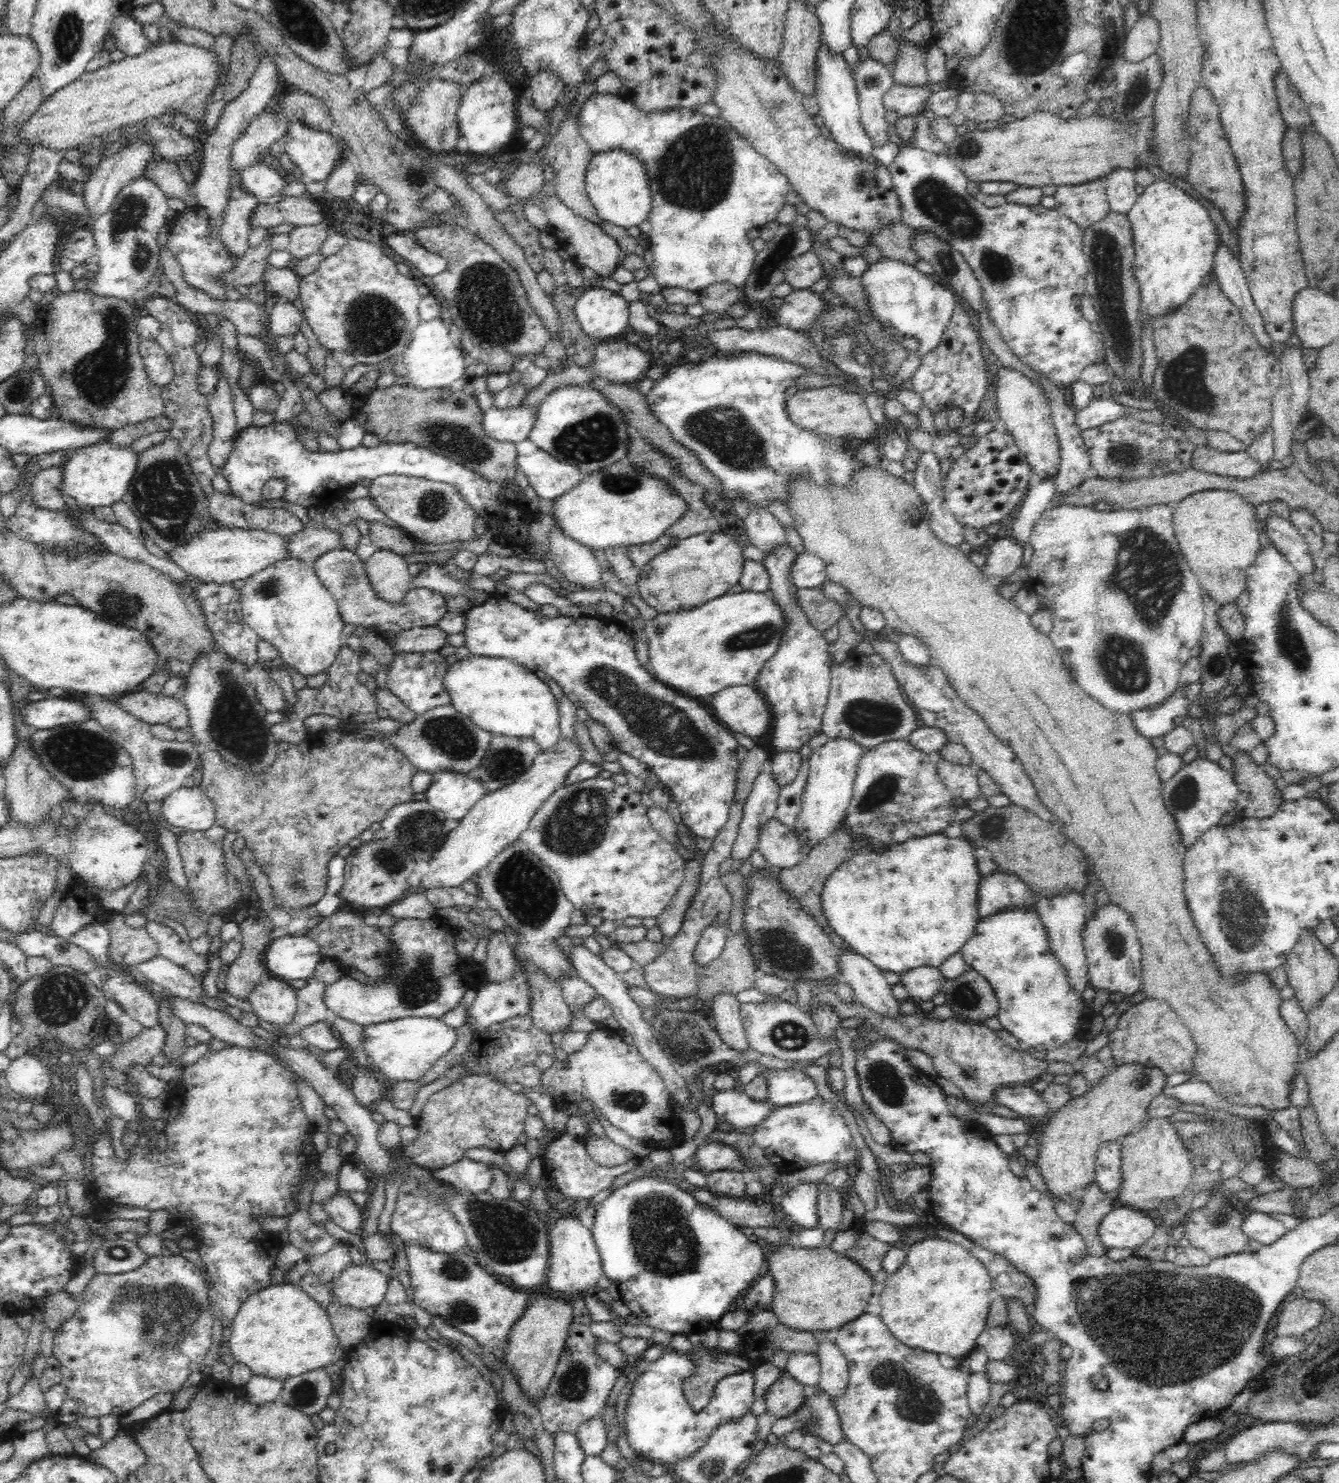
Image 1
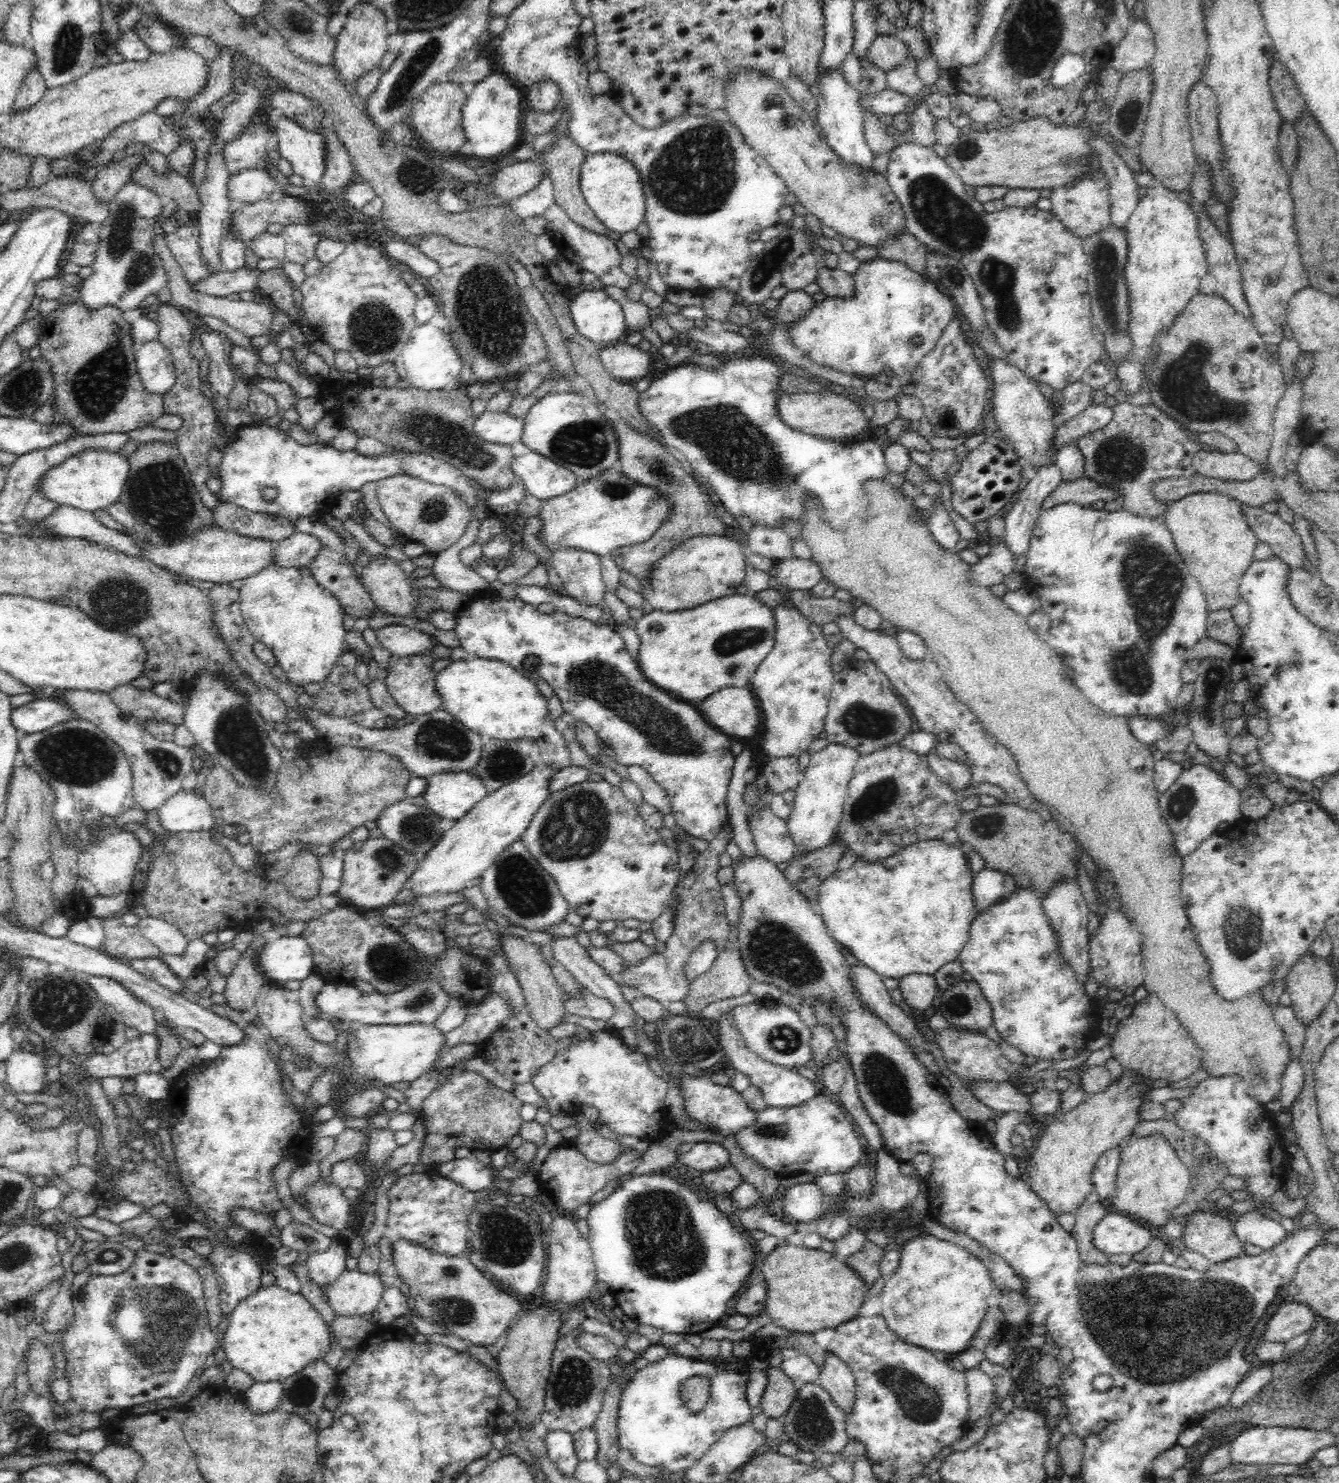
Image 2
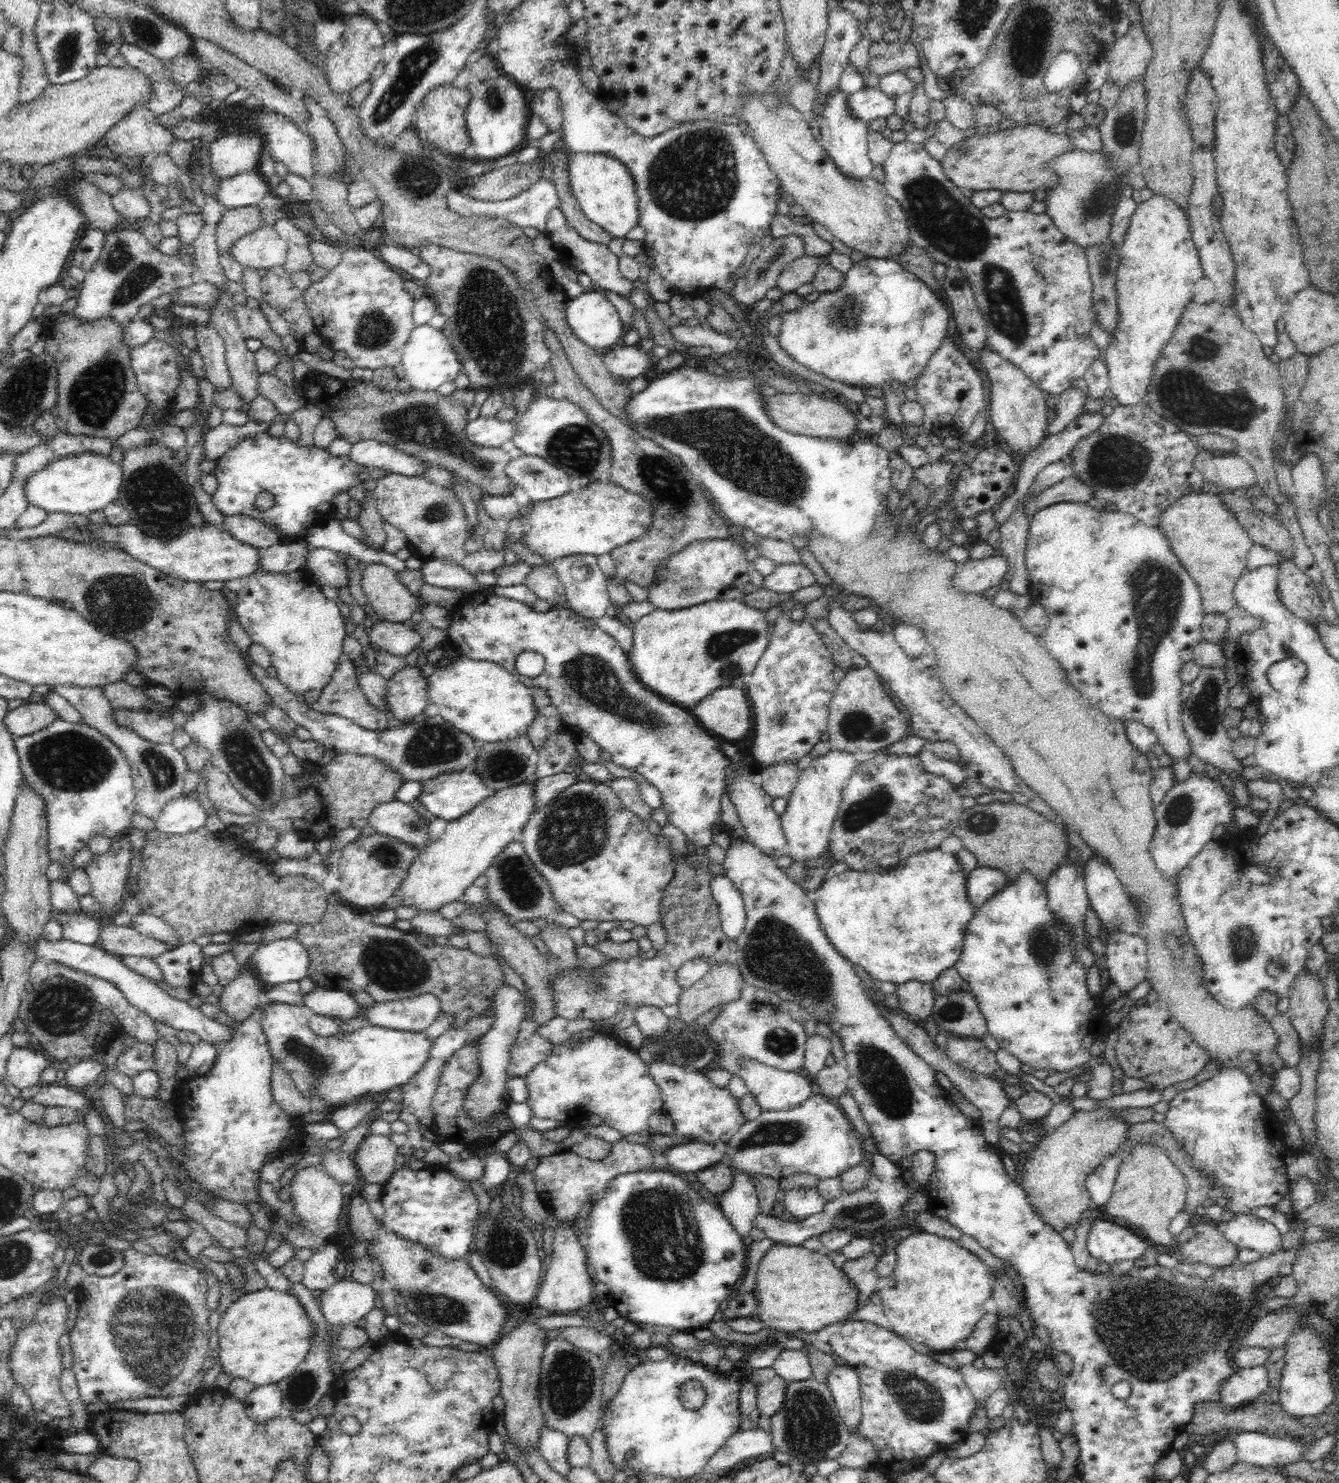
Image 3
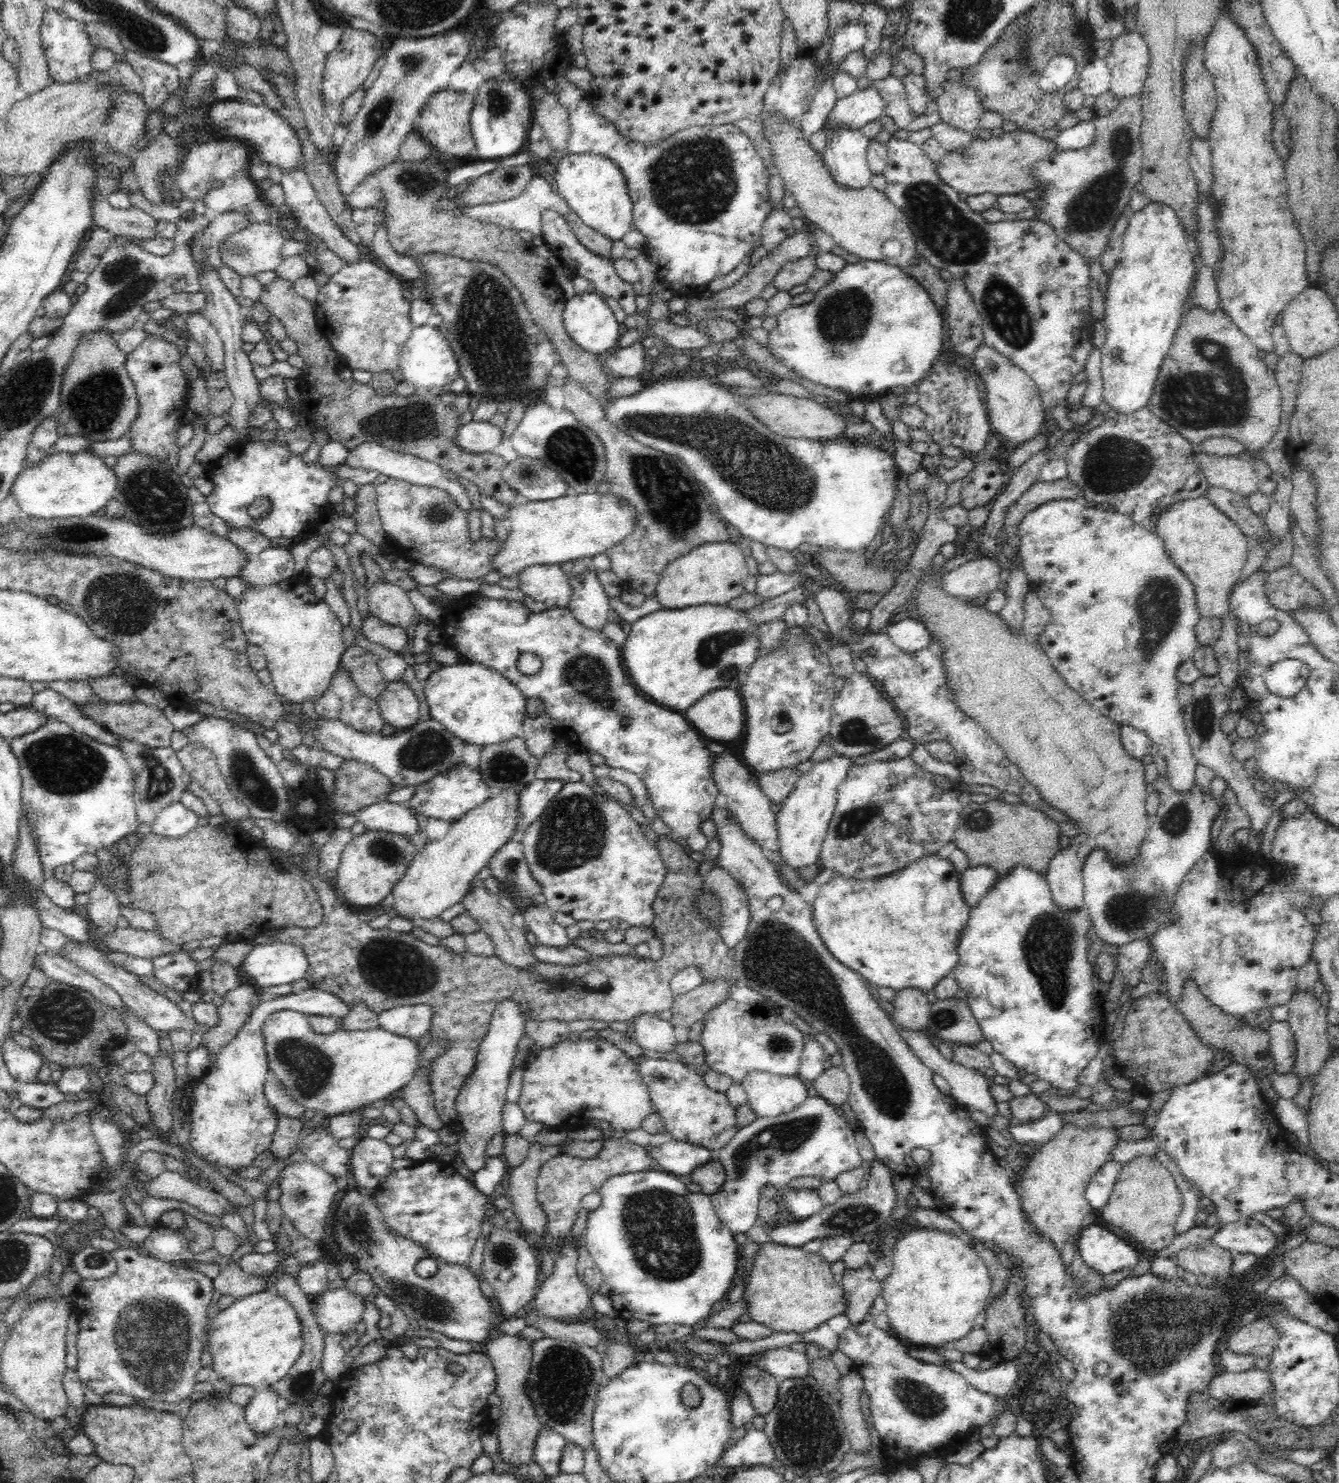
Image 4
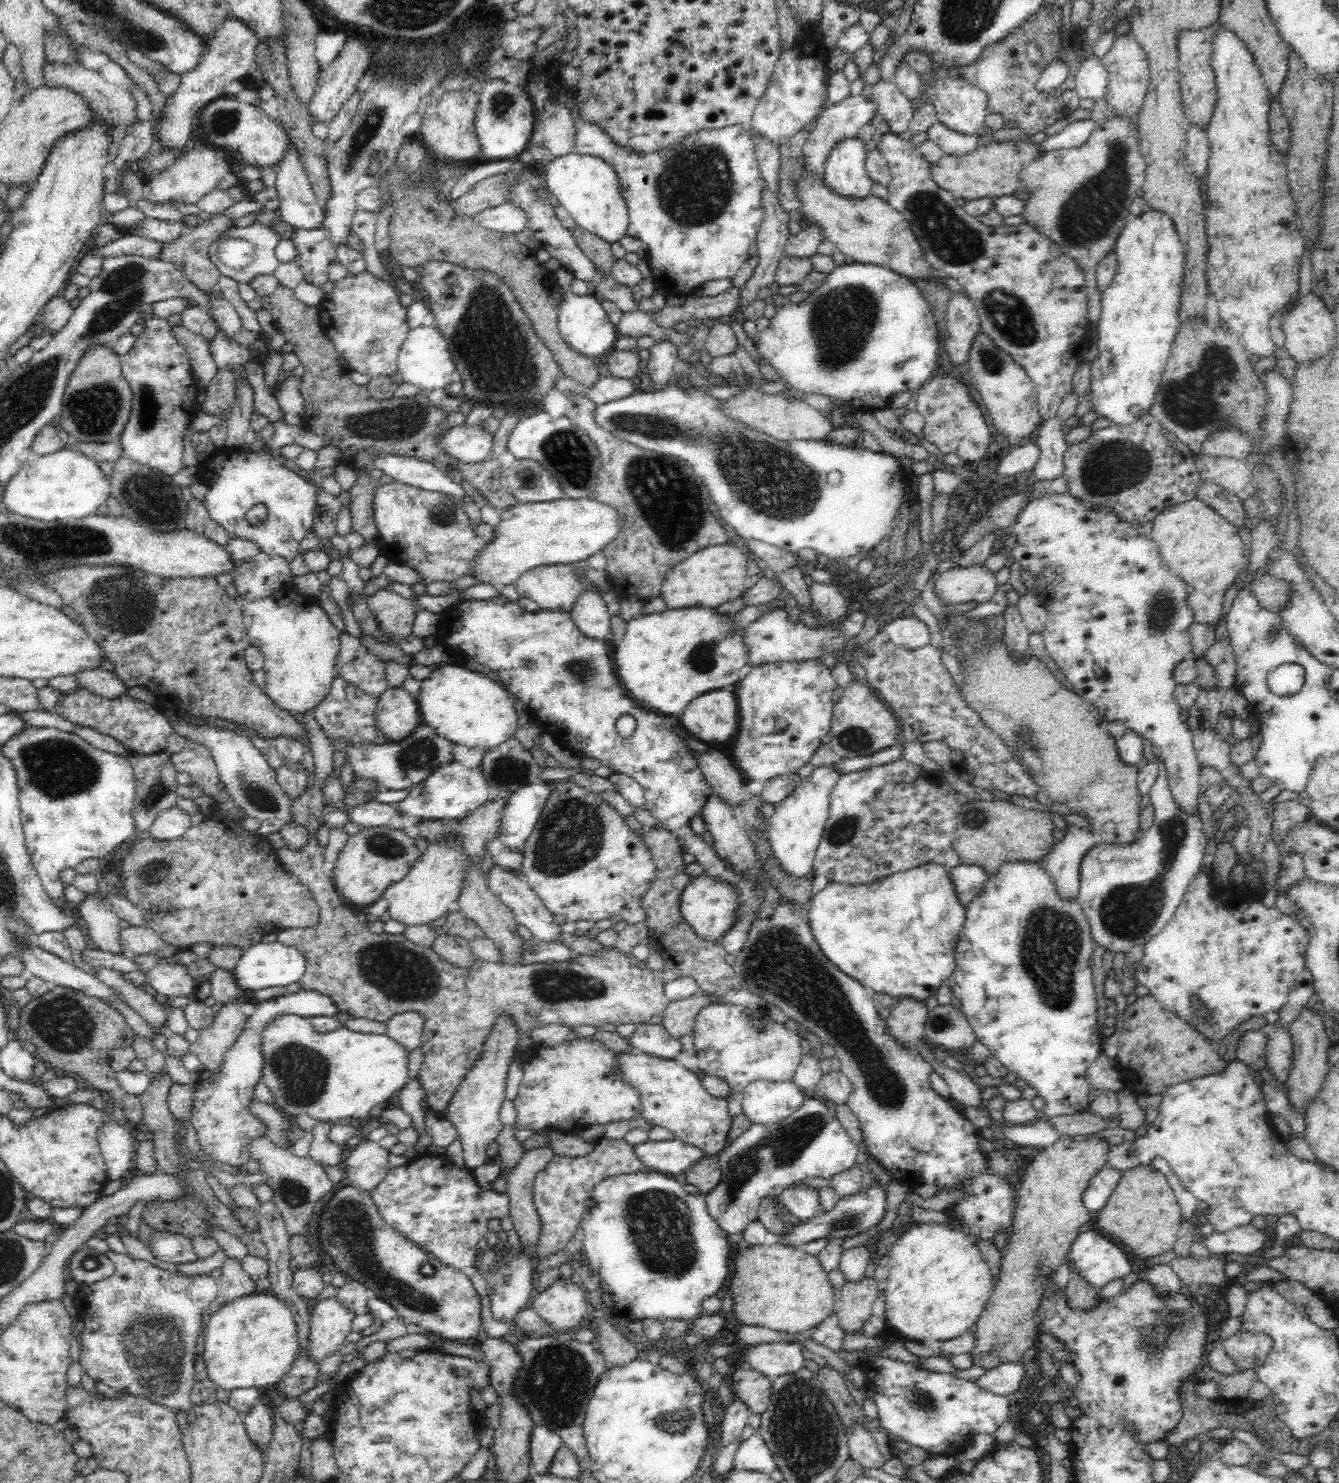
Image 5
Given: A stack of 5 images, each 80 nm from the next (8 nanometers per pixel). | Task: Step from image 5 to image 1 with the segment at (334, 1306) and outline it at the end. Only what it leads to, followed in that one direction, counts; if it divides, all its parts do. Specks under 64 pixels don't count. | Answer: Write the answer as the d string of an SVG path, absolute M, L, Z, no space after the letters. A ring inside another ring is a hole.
M350 1265L332 1281L332 1294L340 1304L352 1308L374 1308L384 1300L388 1279L370 1265Z

